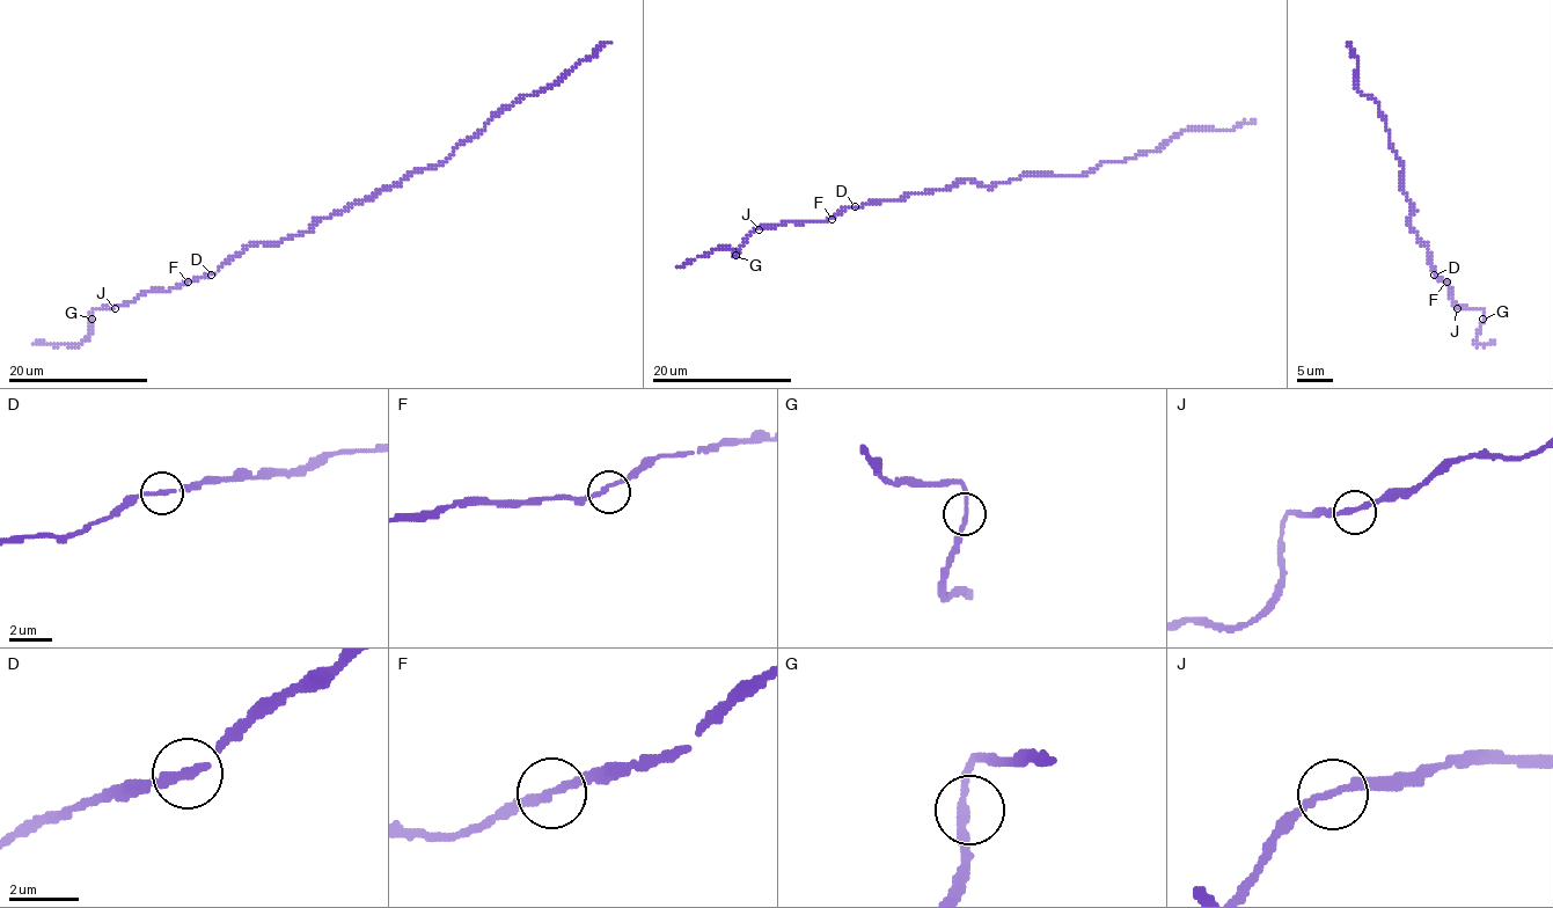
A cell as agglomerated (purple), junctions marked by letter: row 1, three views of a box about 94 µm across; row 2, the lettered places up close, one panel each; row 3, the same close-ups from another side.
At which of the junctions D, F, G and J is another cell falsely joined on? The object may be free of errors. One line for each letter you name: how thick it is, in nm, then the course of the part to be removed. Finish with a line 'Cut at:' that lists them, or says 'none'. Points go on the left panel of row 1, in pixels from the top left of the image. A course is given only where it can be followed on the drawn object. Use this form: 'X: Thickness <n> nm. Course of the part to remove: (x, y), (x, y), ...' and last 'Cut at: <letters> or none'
Cut at: none

